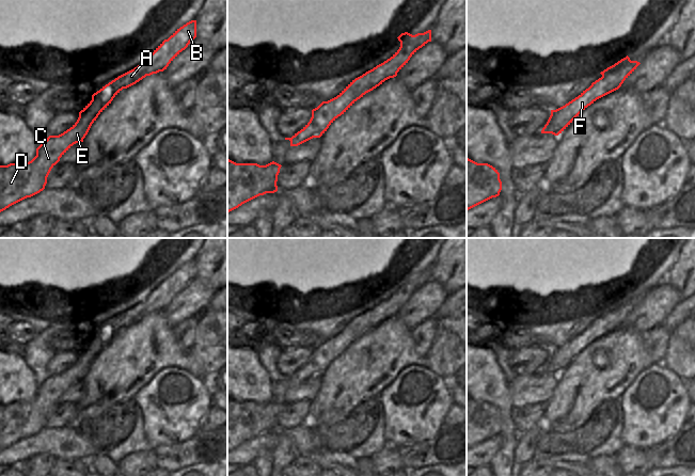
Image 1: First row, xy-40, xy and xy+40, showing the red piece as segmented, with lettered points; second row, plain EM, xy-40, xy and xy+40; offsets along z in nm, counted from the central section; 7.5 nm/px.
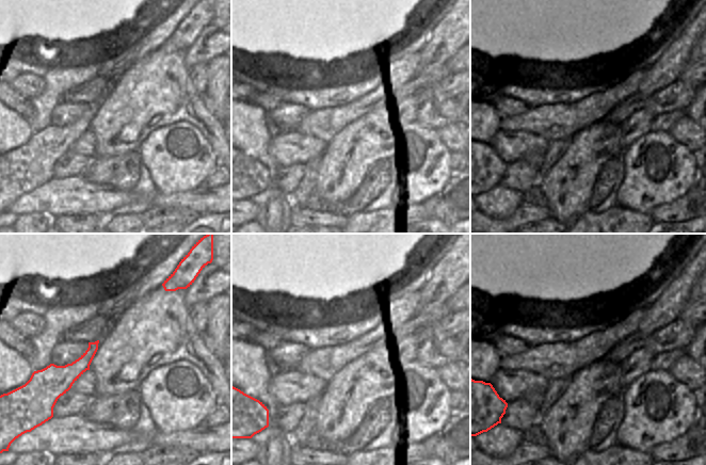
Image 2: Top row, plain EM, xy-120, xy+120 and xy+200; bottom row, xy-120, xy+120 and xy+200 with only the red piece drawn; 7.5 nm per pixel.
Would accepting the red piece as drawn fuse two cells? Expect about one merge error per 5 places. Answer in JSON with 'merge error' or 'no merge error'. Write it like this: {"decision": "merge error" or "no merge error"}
{"decision": "no merge error"}

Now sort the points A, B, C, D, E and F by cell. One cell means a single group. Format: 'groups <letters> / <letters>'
groups A B C D E F

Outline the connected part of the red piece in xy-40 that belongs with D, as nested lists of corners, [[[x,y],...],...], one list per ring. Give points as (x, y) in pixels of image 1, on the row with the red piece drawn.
[[[191,20],[177,29],[168,39],[164,39],[147,58],[147,60],[135,67],[133,69],[119,76],[99,91],[92,95],[92,100],[79,112],[77,122],[66,131],[59,136],[49,136],[37,148],[36,156],[27,163],[10,163],[7,165],[0,165],[0,212],[9,208],[10,206],[27,199],[31,197],[45,189],[47,184],[47,177],[51,169],[60,161],[60,158],[76,143],[83,142],[83,139],[88,134],[92,124],[96,121],[98,115],[111,104],[113,98],[123,90],[127,89],[146,76],[157,74],[167,69],[169,64],[183,51],[188,45],[196,37],[196,20]]]

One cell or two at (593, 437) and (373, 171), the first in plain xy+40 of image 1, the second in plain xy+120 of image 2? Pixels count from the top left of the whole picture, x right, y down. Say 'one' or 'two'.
one

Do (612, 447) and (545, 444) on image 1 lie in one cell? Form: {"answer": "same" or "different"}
{"answer": "different"}

